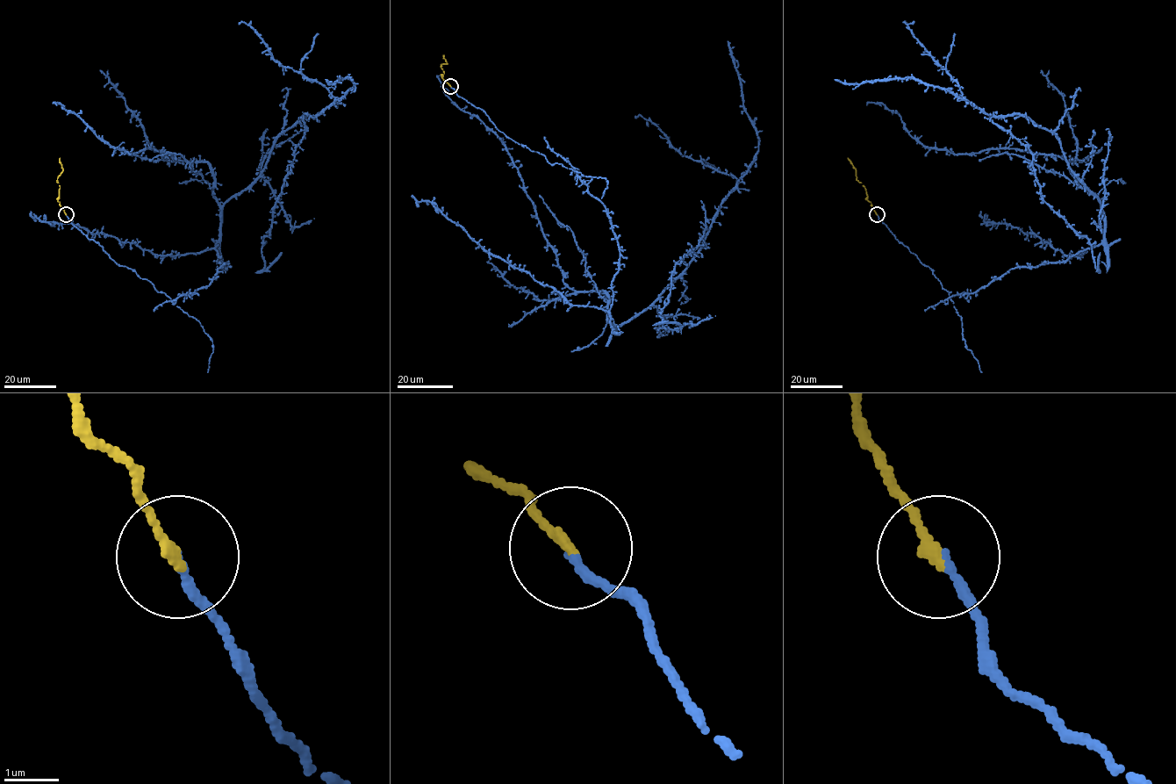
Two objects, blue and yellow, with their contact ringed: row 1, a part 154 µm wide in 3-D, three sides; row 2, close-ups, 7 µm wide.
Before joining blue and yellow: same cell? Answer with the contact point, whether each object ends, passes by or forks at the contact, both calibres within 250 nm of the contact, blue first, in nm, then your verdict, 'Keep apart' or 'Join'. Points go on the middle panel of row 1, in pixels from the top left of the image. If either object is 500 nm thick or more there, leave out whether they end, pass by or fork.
Place: (450, 86). At the ring blue ends. At the ring yellow ends. Thickness 160 nm (blue) against 190 nm. Join

